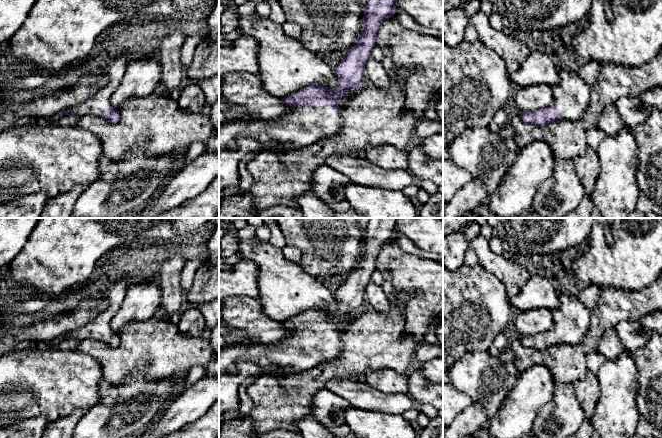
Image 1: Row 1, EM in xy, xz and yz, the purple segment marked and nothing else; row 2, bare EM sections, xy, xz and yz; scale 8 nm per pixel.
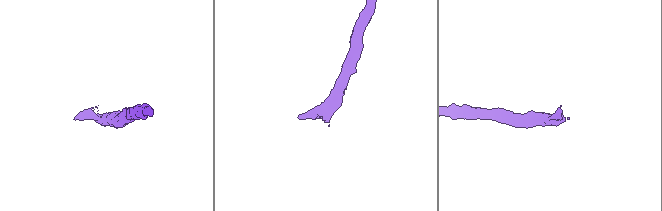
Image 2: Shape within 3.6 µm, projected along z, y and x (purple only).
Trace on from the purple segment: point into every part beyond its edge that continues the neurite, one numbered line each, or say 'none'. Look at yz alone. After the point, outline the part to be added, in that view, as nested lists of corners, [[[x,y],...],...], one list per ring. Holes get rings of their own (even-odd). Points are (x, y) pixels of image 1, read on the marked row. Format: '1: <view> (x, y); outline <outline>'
1: yz (571, 95); outline [[[557,62],[558,83],[552,87],[553,106],[560,111],[563,120],[579,120],[590,103],[591,88],[580,79],[576,70],[563,68]]]

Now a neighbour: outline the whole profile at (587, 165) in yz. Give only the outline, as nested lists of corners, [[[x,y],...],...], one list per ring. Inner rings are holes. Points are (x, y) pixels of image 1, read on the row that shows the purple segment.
[[[587,146],[585,153],[573,161],[576,173],[584,186],[585,195],[591,194],[601,170],[597,150]]]

